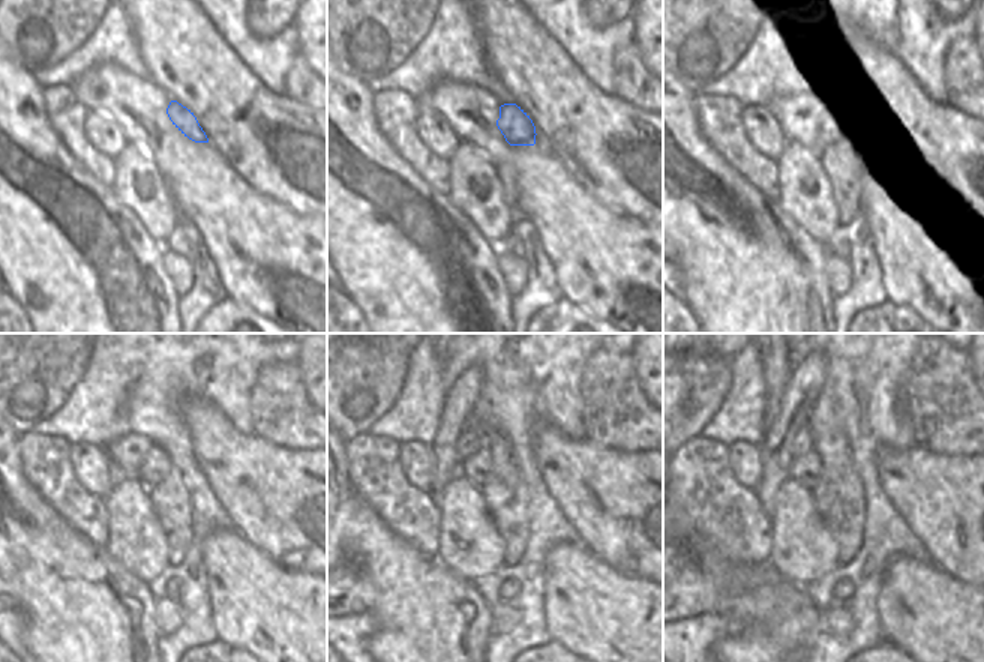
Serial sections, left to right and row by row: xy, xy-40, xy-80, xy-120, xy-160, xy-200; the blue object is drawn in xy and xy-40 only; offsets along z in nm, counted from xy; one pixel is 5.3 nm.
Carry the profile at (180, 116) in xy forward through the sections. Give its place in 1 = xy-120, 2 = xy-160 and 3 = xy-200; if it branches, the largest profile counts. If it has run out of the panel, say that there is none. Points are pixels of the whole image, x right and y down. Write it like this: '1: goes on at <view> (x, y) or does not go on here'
1: goes on at xy-120 (155, 466)
2: goes on at xy-160 (477, 467)
3: goes on at xy-200 (806, 469)

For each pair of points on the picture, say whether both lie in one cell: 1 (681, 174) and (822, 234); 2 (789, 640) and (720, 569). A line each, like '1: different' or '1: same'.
1: different
2: same

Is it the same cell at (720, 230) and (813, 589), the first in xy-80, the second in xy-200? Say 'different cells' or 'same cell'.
different cells

